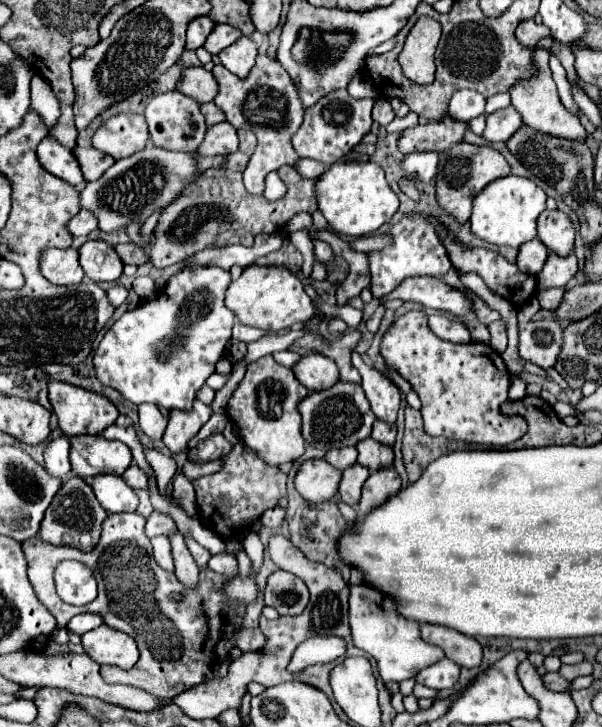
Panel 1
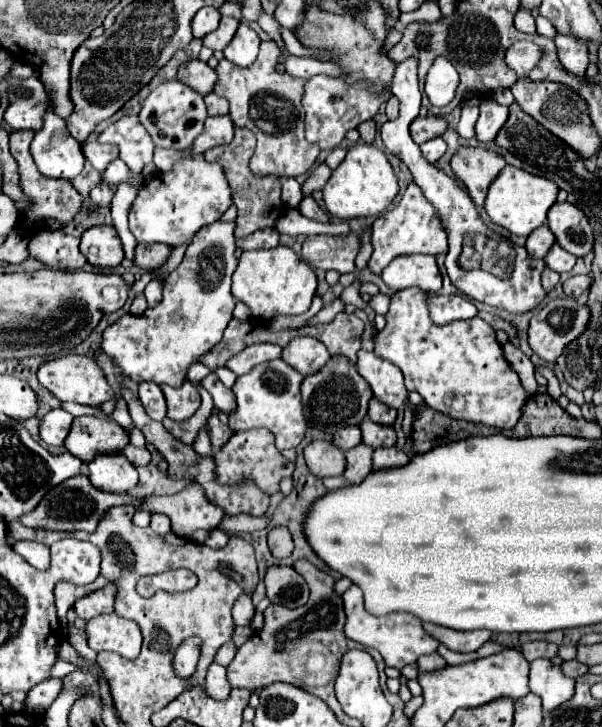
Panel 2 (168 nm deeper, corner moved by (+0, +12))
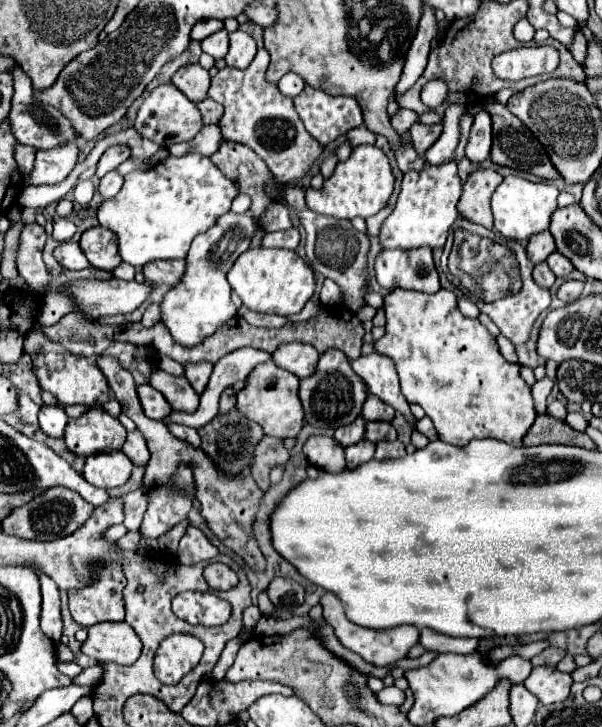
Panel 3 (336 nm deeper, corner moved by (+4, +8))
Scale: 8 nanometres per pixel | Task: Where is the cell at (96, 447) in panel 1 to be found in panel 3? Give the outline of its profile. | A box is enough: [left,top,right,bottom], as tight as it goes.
[64,406,126,456]

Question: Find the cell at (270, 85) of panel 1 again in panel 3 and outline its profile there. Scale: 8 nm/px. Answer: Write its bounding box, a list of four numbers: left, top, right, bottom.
[208,48,322,184]

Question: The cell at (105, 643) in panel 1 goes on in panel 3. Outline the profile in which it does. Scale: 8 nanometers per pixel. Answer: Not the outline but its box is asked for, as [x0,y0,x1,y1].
[82,622,140,664]

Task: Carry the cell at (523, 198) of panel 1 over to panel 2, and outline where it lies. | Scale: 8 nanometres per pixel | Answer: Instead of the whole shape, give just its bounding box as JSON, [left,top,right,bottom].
[484,166,560,236]

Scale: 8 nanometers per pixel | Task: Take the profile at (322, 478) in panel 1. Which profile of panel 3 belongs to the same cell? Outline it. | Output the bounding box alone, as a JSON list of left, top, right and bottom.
[304,436,346,472]

